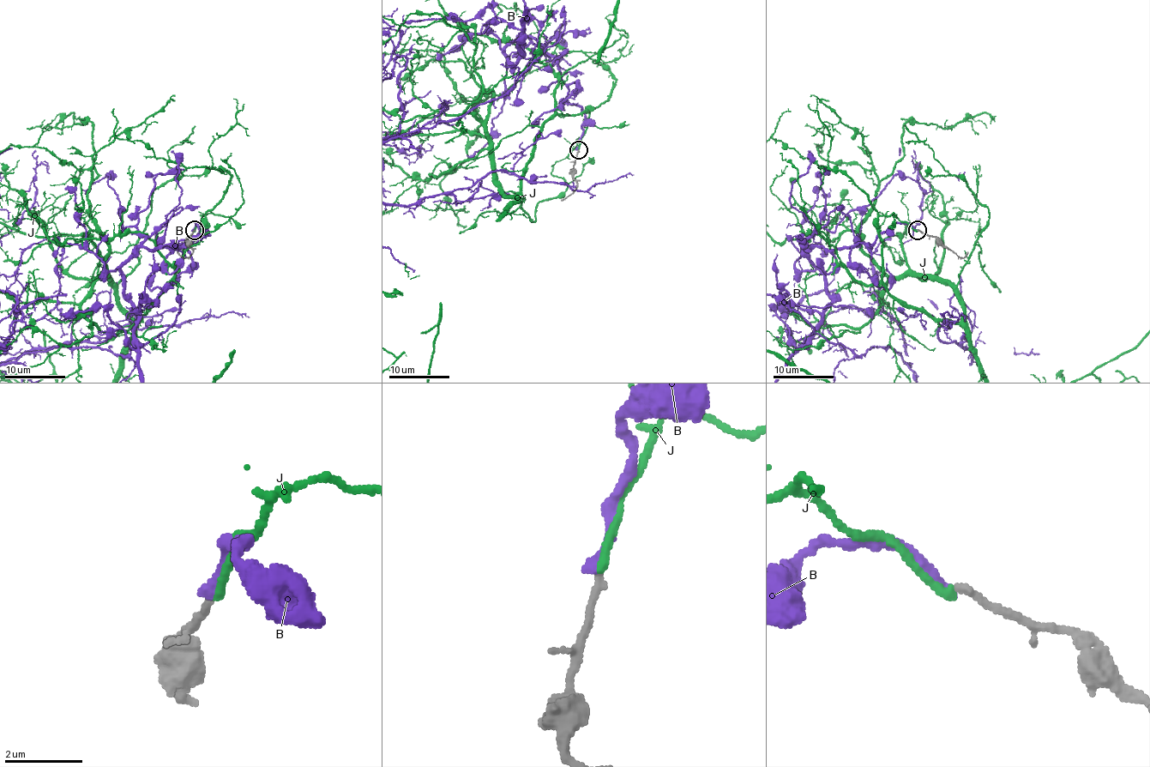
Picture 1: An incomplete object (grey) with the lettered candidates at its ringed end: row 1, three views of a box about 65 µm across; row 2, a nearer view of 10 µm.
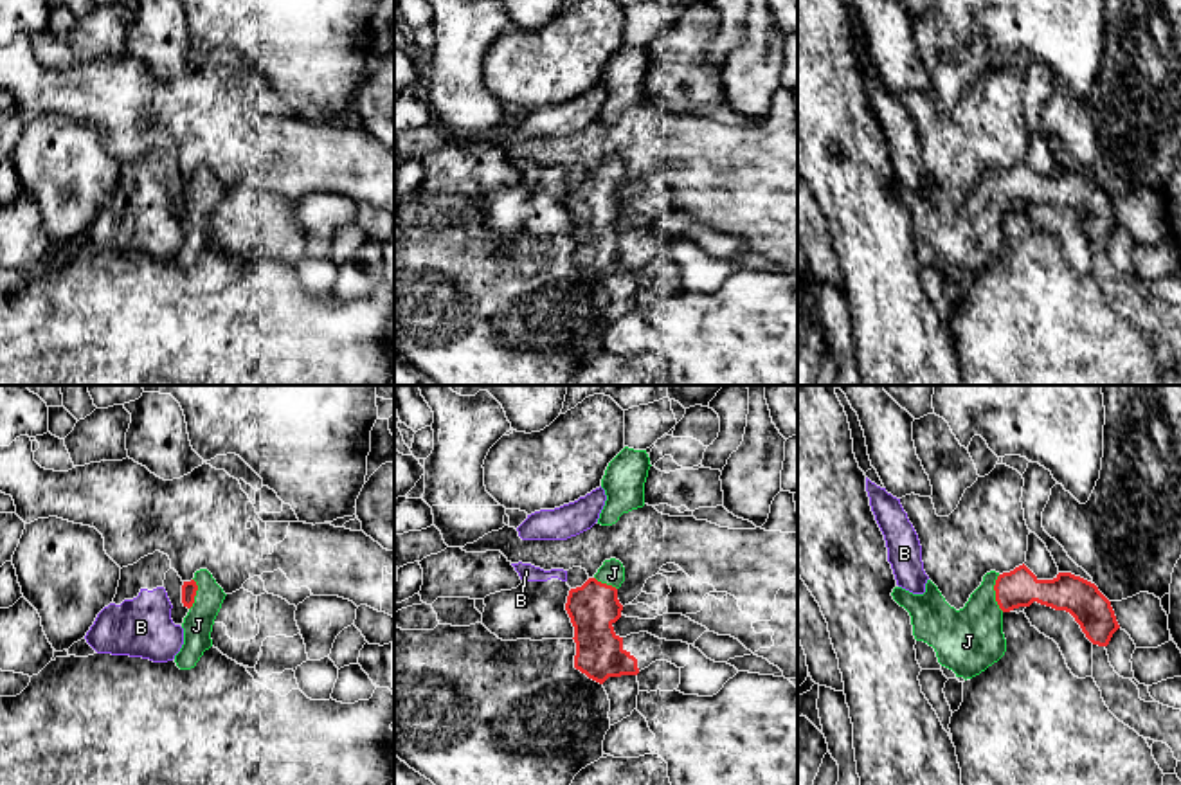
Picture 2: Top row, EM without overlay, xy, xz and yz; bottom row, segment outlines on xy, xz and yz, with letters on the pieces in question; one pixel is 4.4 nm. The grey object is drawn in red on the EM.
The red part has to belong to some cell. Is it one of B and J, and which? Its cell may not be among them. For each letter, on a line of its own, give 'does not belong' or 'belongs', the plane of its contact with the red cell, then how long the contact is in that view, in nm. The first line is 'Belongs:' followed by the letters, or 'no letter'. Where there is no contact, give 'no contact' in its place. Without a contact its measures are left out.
Belongs: J
B: does not belong | no contact
J: belongs | yz | 170 nm

